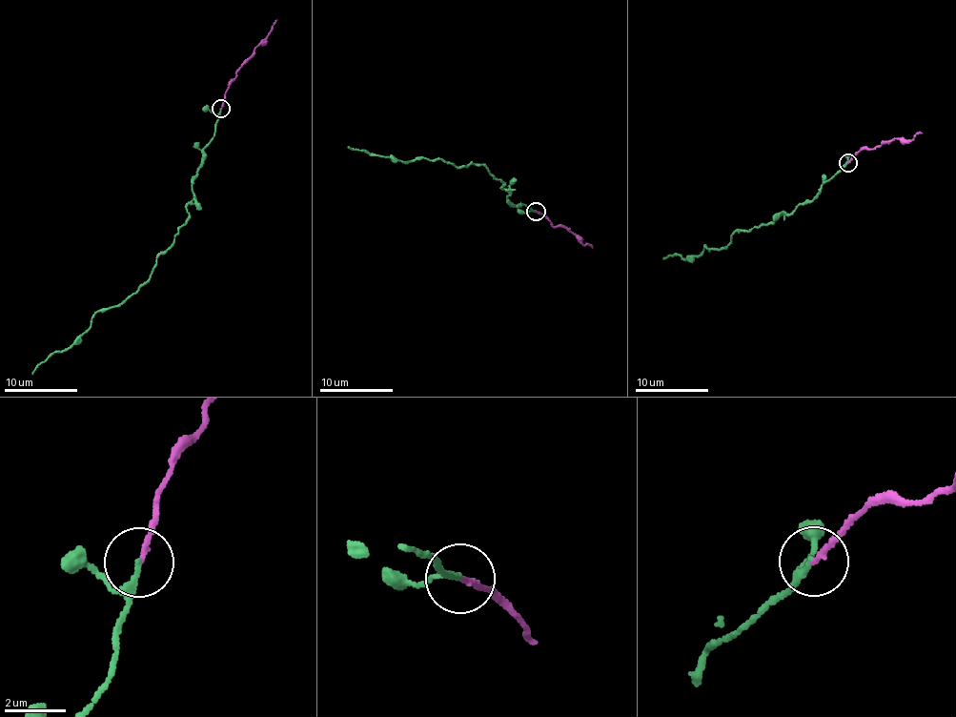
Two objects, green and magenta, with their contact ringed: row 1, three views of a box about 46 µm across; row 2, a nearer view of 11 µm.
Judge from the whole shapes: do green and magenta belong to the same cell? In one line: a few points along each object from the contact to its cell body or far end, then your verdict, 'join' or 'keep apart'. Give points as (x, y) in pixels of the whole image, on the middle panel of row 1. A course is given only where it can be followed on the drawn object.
green via (536, 211), (511, 205), (503, 182), (482, 165), (471, 163), (468, 168), (437, 158), (407, 163), (348, 147) | magenta via (536, 211), (551, 224), (572, 234), (578, 241), (592, 247) | join

